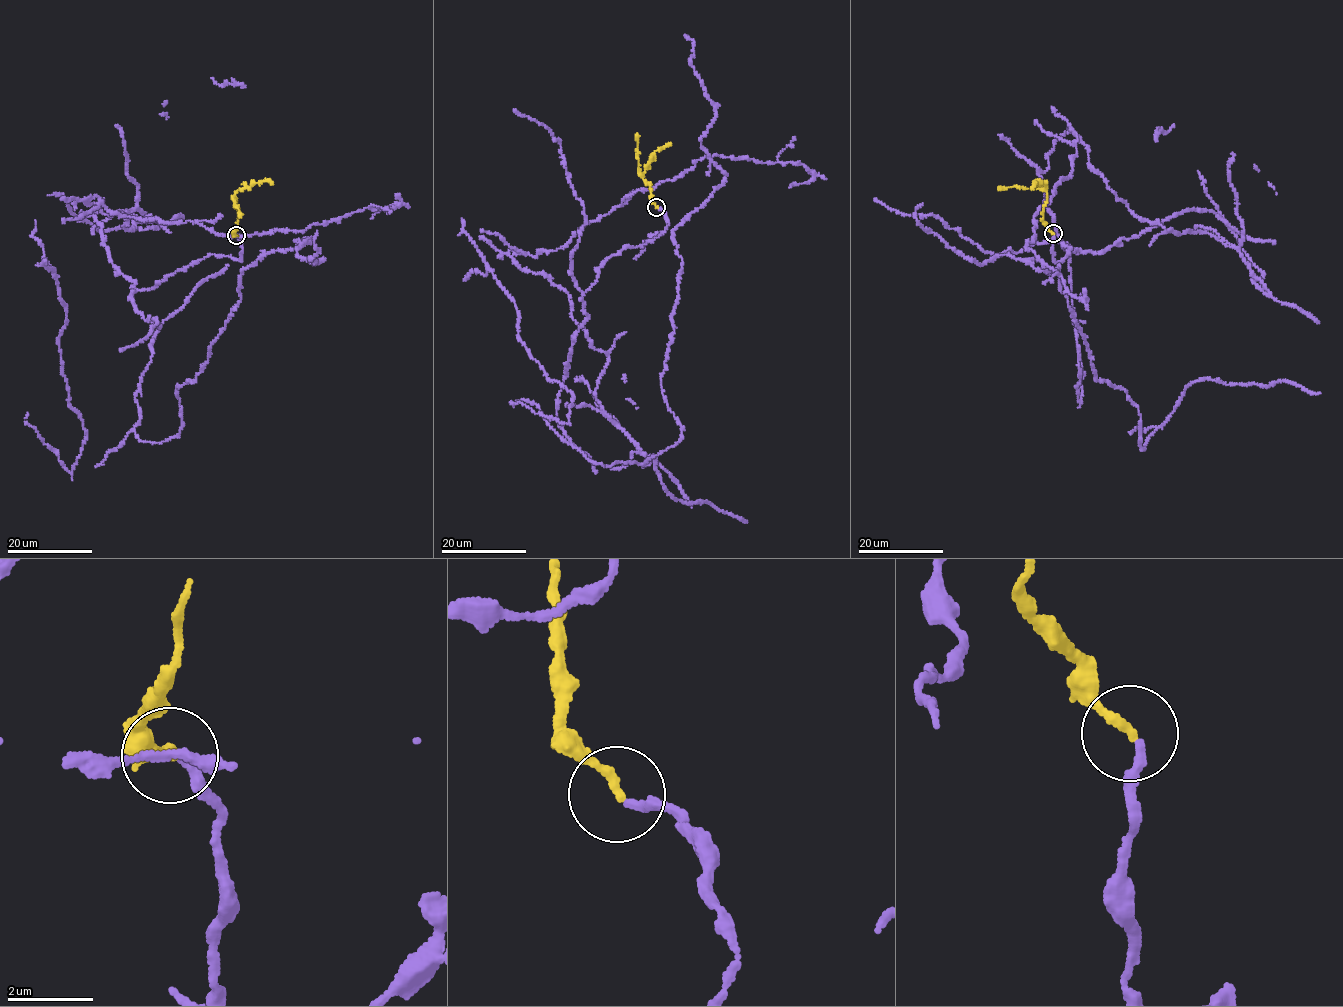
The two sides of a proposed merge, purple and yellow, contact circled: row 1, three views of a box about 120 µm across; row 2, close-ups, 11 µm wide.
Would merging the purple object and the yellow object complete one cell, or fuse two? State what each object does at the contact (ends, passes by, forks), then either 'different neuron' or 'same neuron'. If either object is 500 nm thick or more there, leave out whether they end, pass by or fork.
purple ends; yellow ends; same neuron

